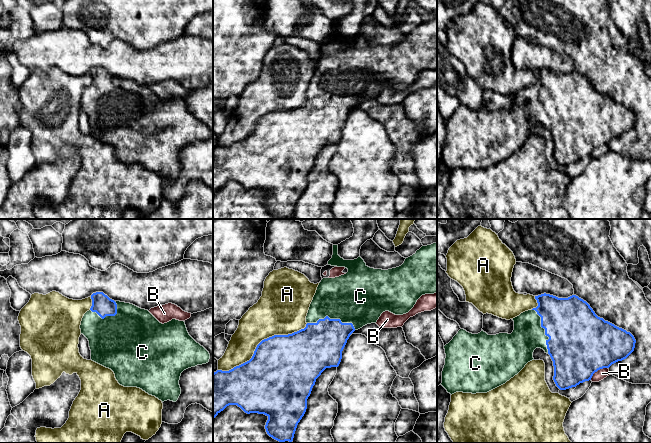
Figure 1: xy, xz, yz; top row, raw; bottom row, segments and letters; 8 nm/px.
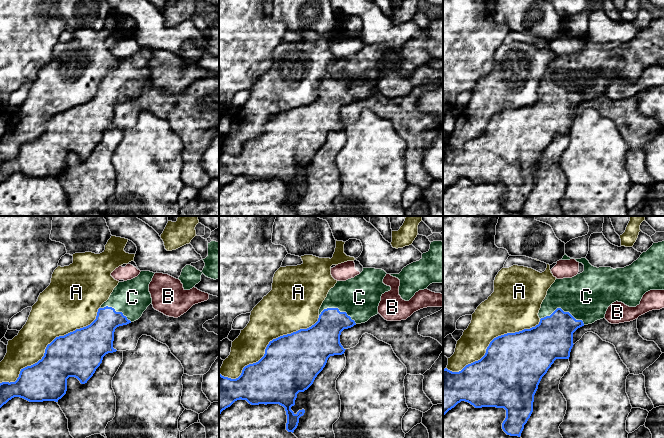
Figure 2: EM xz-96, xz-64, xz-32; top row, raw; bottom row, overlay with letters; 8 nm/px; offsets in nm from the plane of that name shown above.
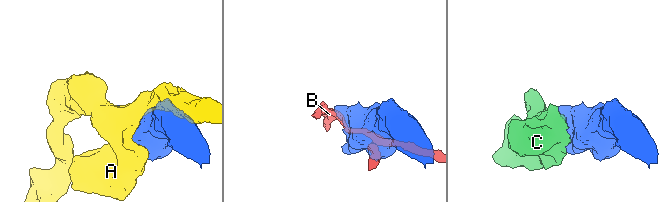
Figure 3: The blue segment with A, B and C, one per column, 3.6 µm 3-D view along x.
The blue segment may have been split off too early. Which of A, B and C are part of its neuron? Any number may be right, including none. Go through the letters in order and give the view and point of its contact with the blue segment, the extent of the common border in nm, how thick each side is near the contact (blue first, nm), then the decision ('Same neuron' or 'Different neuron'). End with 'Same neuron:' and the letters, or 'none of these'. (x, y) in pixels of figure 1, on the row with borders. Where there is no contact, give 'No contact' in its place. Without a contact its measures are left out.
A: Touches blue at xz (260, 342). Shared border 800 nm. Thickness 480 nm (blue) against 320 nm. Different neuron
B: Touches blue at yz (597, 370). Shared border 170 nm. Thickness 500 nm (blue) against 80 nm. Different neuron
C: Touches blue at xz (332, 319). Shared border 400 nm. Thickness 380 nm (blue) against 400 nm. Same neuron
Same neuron: C

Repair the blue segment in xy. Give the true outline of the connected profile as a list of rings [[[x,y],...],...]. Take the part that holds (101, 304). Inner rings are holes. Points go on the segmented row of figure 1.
[[[103,292],[93,293],[91,299],[92,306],[81,321],[81,334],[89,341],[91,360],[111,369],[120,385],[140,388],[162,402],[176,402],[181,394],[181,373],[188,368],[209,362],[209,352],[189,335],[184,321],[172,319],[162,324],[148,310],[130,303],[114,301]]]

